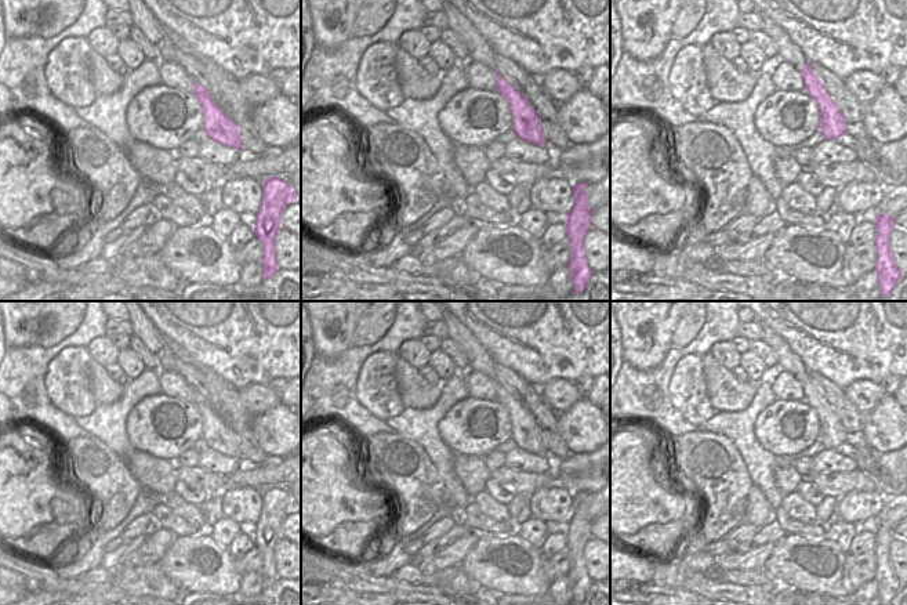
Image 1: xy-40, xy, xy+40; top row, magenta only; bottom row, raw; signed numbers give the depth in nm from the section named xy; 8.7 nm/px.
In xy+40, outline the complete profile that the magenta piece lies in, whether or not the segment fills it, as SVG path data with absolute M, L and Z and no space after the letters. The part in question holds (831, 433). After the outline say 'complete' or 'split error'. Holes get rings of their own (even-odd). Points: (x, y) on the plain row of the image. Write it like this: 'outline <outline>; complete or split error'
outline M763 327L763 338L777 356L777 363L799 380L805 392L805 402L817 413L819 439L827 449L837 449L846 442L846 432L834 409L827 402L820 387L812 380L801 358L788 347L783 337L772 327Z; split error

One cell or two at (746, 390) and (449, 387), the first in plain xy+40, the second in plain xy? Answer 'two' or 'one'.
two

